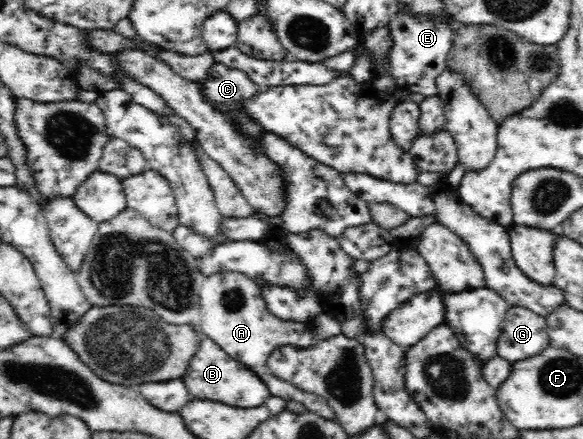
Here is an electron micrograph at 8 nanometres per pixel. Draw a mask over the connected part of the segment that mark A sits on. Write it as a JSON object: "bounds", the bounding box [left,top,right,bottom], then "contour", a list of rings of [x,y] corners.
{"bounds":[200,272,335,420],"contour":[[[217,272],[207,276],[200,291],[201,332],[211,338],[219,348],[229,357],[241,361],[251,371],[261,375],[261,381],[269,387],[271,395],[283,397],[285,401],[303,403],[309,412],[313,412],[325,419],[334,420],[335,412],[331,410],[327,400],[299,389],[285,380],[279,381],[267,367],[267,358],[278,347],[284,345],[309,347],[313,341],[313,323],[294,322],[281,319],[265,308],[265,300],[261,296],[261,288],[257,286],[257,279],[250,278],[241,272]]]}

